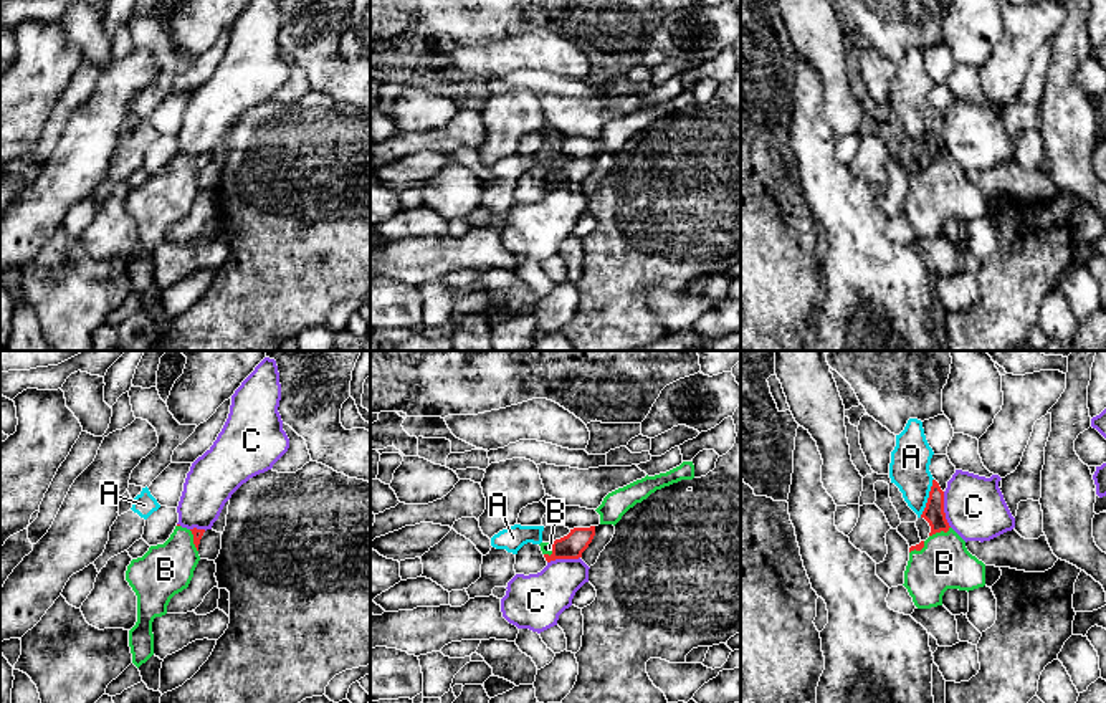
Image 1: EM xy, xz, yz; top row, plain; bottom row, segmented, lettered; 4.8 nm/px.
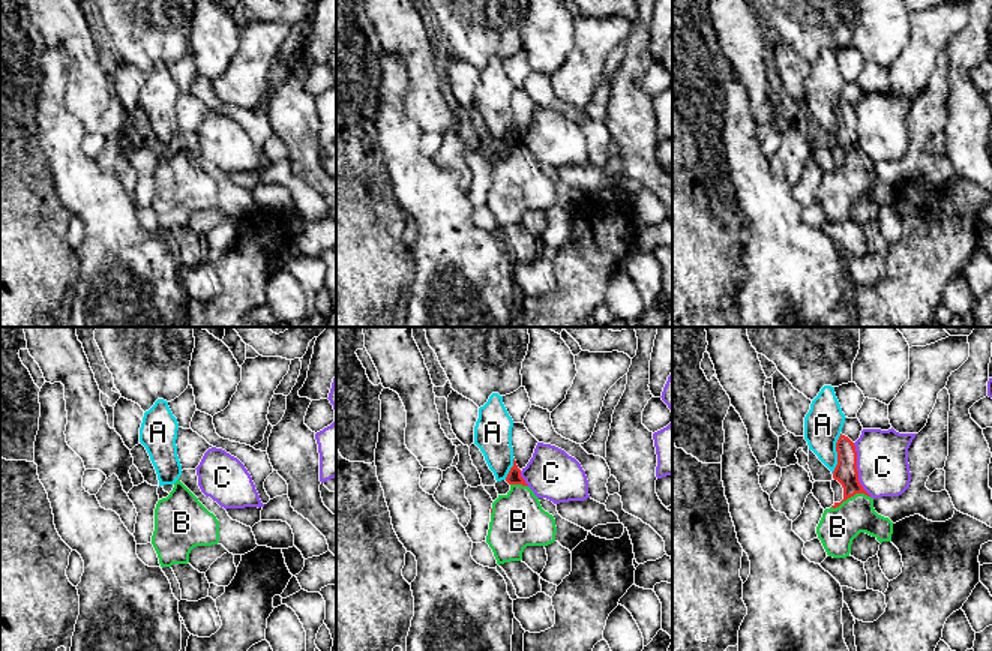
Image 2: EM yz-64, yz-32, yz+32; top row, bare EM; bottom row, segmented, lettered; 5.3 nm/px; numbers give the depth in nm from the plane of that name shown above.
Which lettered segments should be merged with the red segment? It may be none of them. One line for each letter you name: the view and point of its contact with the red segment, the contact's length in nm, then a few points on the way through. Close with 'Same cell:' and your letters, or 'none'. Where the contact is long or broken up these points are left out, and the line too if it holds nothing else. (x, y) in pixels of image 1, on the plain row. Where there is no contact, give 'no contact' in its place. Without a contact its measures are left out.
B: contact yz (939, 161); length 120 nm; way yz (933, 143), (939, 161), (944, 192)
Same cell: B

